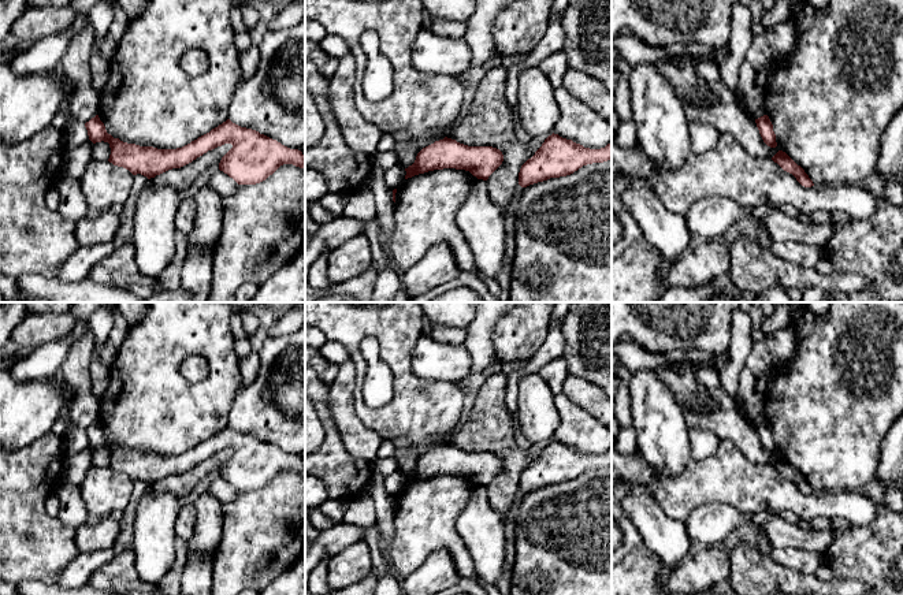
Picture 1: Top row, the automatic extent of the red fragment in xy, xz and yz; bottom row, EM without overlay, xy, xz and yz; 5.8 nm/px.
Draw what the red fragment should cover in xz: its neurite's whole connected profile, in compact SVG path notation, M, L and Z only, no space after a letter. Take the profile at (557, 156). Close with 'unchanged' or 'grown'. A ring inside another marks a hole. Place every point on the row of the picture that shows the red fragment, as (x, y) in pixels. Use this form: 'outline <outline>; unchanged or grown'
outline M553 133L521 166L519 185L527 187L550 178L566 176L583 166L607 160L612 160L612 142L601 149L590 149Z; unchanged

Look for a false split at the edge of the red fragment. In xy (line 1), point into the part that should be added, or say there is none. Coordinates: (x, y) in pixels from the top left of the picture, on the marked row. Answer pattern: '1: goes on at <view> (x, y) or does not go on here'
1: does not go on here

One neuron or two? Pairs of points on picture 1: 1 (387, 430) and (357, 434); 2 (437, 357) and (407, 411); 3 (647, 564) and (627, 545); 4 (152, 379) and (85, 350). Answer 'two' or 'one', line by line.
1: two
2: two
3: two
4: two

